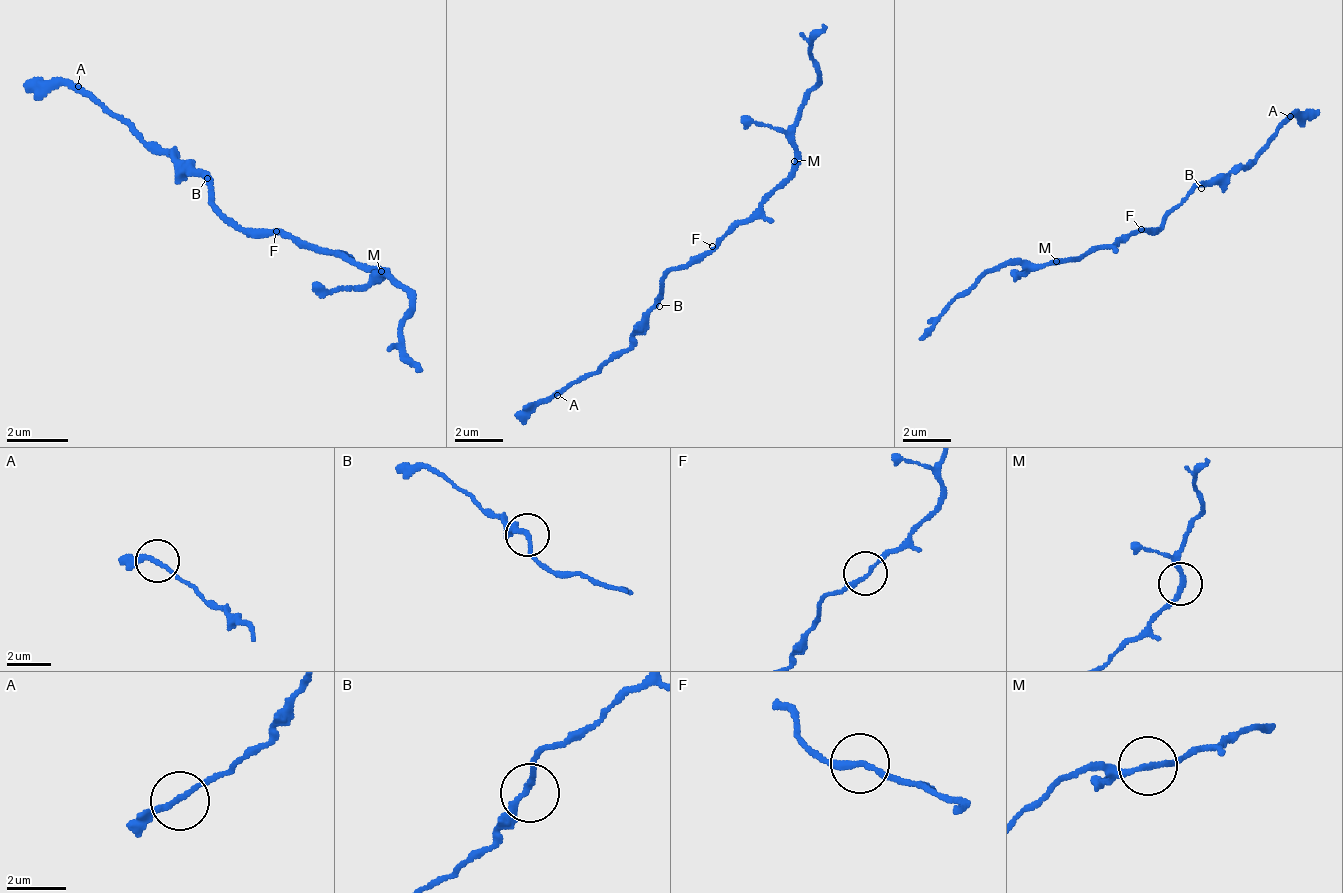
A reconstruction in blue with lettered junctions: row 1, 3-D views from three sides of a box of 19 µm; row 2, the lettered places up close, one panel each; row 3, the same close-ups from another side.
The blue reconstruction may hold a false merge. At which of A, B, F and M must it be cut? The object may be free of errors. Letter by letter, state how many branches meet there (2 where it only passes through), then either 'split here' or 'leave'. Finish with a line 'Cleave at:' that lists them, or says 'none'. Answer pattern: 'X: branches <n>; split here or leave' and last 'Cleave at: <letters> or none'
A: branches 2; leave
B: branches 2; leave
F: branches 2; leave
M: branches 2; leave
Cleave at: none

